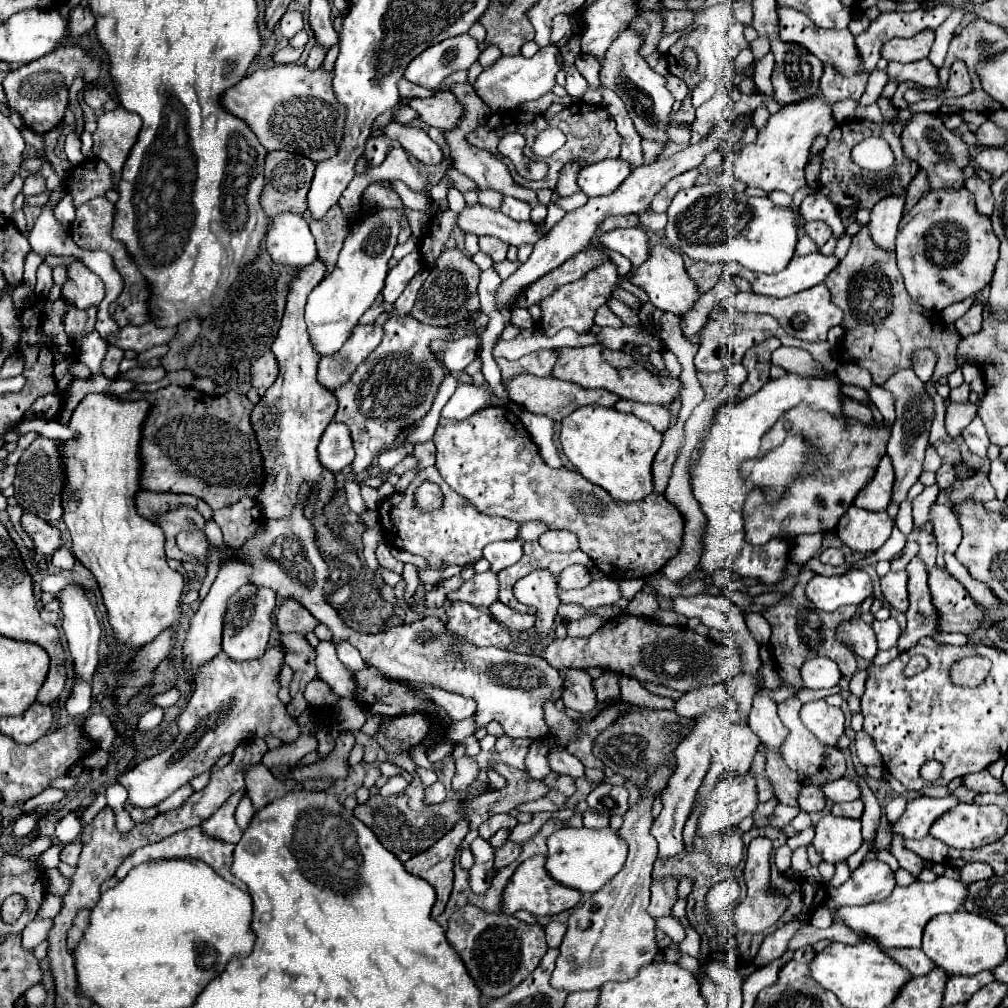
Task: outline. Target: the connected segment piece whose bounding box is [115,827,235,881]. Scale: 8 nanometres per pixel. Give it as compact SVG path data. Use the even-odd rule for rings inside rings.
M191 827L191 829L185 829L185 831L179 831L163 841L157 841L153 845L147 845L147 847L141 847L139 851L131 853L115 871L115 877L121 881L127 871L135 865L141 865L141 863L147 863L147 861L155 861L155 859L199 859L203 863L209 863L209 867L213 867L213 871L217 875L221 875L225 881L227 879L235 879L231 875L231 861L233 861L233 845L231 843L223 843L219 839L213 839L213 837L207 837L199 827Z

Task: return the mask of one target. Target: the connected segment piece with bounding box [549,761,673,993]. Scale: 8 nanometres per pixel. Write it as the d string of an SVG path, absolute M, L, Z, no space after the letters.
M661 761L657 771L649 775L645 781L649 793L641 795L641 799L633 803L629 811L623 815L619 837L629 847L625 867L603 887L603 891L591 895L589 901L575 907L575 911L571 913L565 939L559 947L561 953L557 957L557 965L549 981L551 987L567 993L575 993L575 991L601 989L603 983L607 981L627 981L643 965L649 965L655 953L659 951L653 933L655 919L647 913L651 869L657 859L657 847L651 835L651 823L655 821L651 815L651 807L659 791L667 787L671 775L673 775L673 765L669 761Z

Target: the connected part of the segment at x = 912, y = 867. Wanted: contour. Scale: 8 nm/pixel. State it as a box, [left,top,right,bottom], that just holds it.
[891,837,921,879]

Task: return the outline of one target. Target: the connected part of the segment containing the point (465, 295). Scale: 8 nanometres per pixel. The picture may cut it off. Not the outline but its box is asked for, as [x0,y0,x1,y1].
[411,249,481,325]

